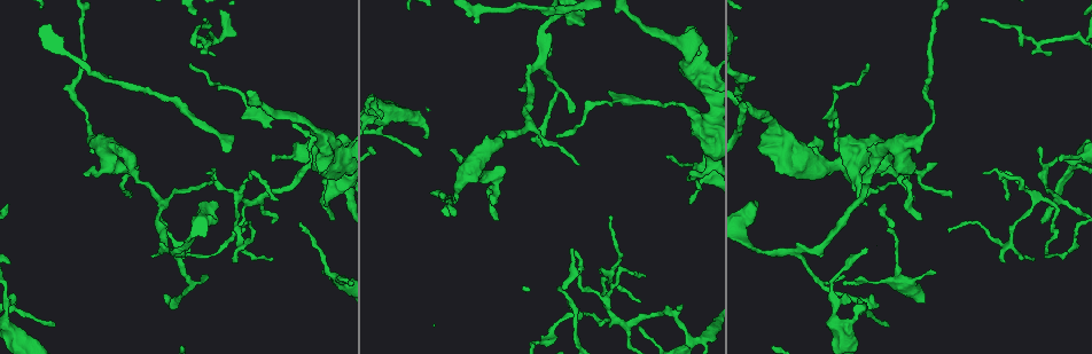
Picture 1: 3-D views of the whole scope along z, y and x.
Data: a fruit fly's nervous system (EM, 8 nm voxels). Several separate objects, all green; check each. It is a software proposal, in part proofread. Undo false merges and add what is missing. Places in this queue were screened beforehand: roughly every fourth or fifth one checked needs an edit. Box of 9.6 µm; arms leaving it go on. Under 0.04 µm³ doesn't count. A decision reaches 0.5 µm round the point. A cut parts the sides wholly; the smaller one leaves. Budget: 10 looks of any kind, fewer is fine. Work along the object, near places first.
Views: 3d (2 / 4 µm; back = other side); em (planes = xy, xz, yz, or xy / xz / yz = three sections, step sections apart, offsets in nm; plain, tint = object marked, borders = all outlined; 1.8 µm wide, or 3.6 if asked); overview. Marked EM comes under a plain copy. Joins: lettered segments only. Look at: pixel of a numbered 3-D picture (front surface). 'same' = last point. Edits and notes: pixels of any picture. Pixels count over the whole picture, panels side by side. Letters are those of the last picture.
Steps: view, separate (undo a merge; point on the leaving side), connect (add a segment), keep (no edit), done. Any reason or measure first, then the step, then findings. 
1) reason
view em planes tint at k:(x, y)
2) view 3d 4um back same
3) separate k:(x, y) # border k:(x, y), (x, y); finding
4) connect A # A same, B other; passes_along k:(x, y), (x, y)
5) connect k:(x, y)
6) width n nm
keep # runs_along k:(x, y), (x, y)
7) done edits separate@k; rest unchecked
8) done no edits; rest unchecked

branch stops here
view 3d 2um at 1:(381, 116)

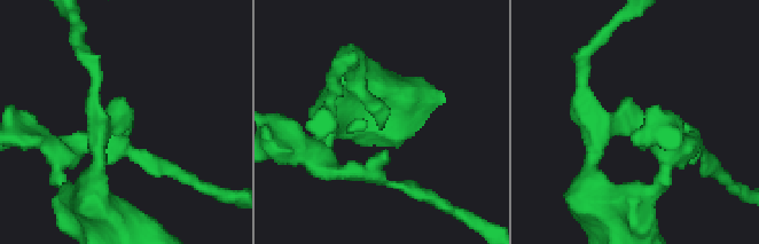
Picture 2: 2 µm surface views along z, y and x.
view em planes borders at 2:(642, 116)

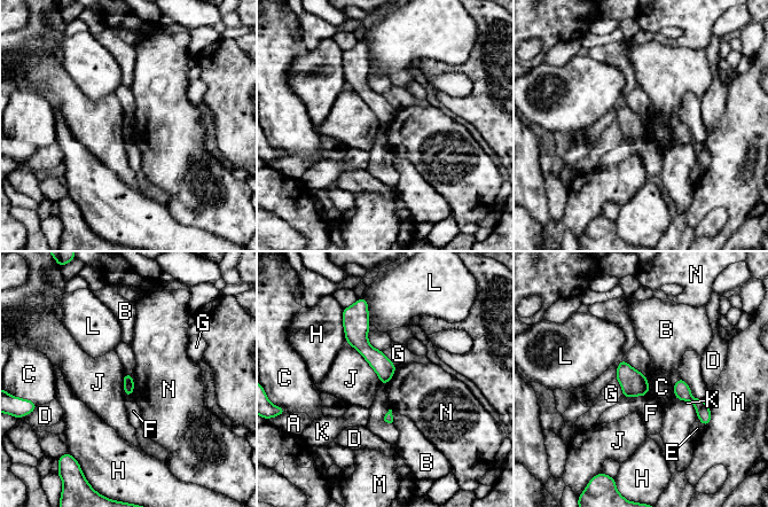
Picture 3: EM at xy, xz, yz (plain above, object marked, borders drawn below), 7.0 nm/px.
keep # A other, B other, C other, D other, E other, F other, G other, H other, J other, K other, L other, M other, N other; runs_along 3:(361, 316), (361, 344), (384, 381); no lettered segment goes on from it

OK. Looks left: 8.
branch stops here
view em yz step 16 borders at 1:(451, 150)

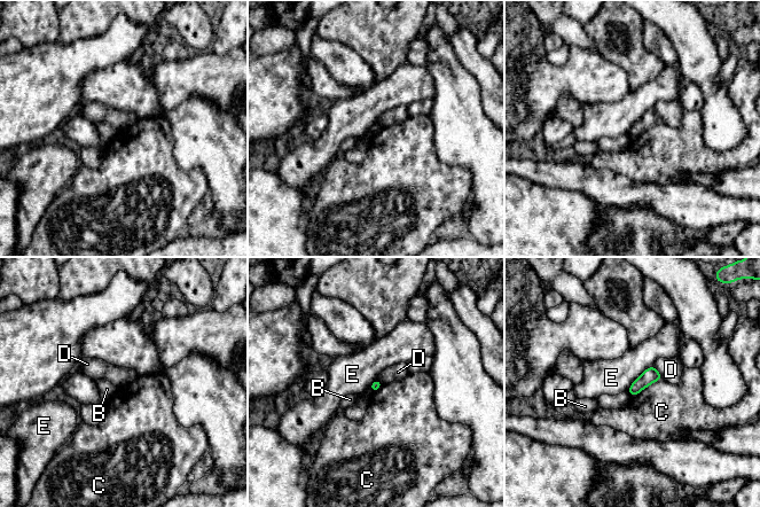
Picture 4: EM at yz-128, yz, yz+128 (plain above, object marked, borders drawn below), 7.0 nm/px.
cut it another way
view em planes borders same

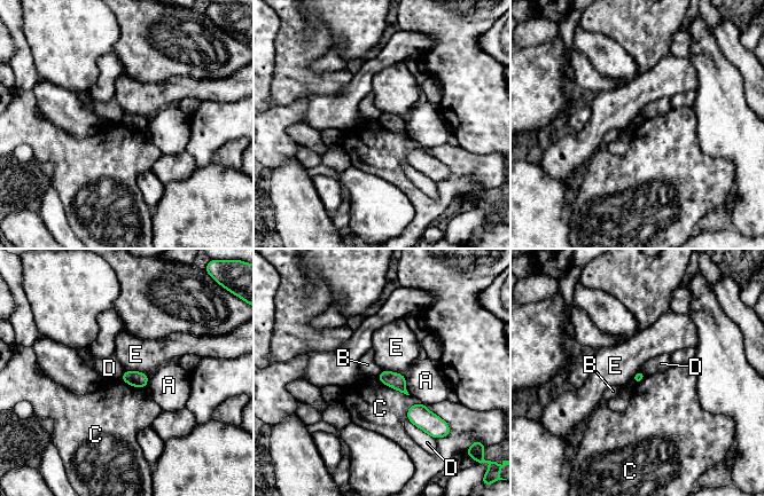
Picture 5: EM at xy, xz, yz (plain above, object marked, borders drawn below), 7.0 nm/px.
keep # A other, B other, C other, D other, E other; border 5:(380, 380), (408, 395); none of them fits

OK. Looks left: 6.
end of a long branch
view em 3.6um planes borders at 1:(213, 202)

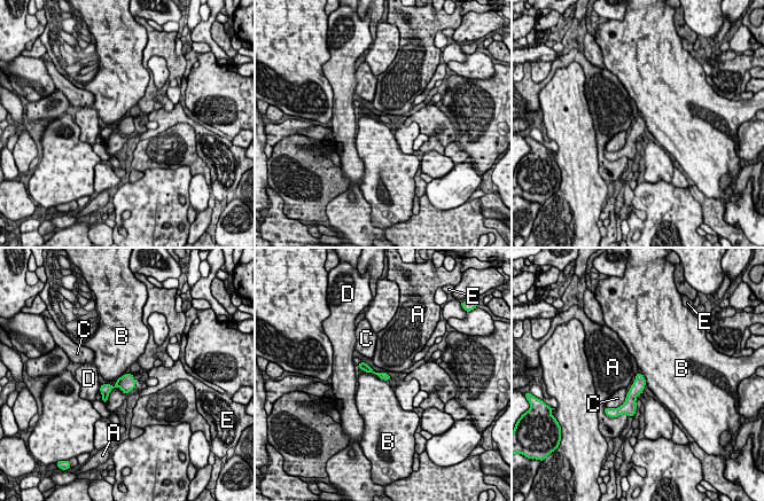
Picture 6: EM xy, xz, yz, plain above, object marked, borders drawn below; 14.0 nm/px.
keep # A other, B other, C other, D other, E other; border 6:(365, 370), (372, 372), (387, 381); no lettered segment goes on from it

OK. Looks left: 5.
tapers out
view 3d 4um at 1:(189, 63)

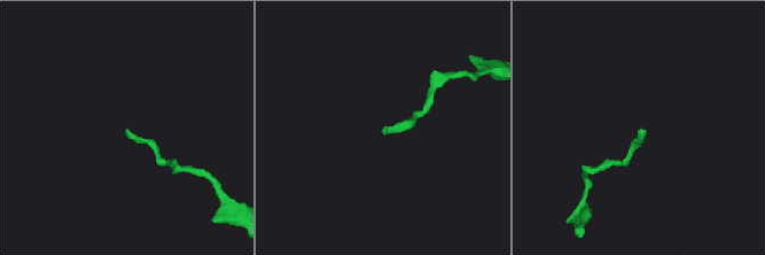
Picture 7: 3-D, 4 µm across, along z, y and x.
shape alone is not enough
view em xz step 8 tint at 7:(382, 132)

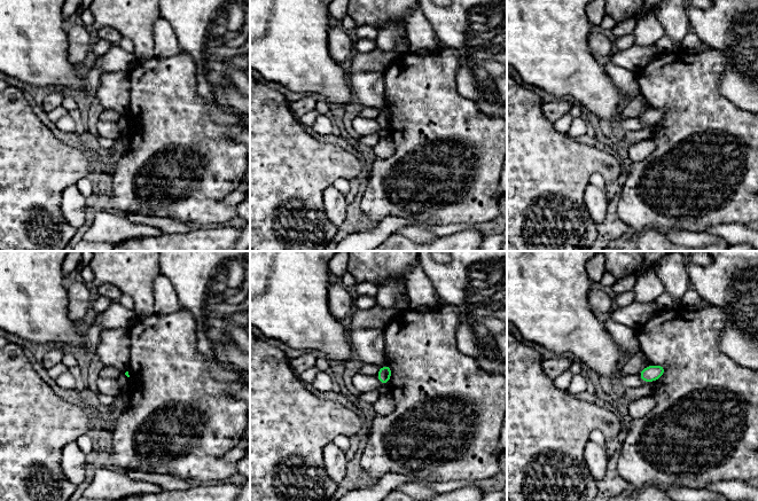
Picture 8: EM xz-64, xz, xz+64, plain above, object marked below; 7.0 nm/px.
view em planes borders same

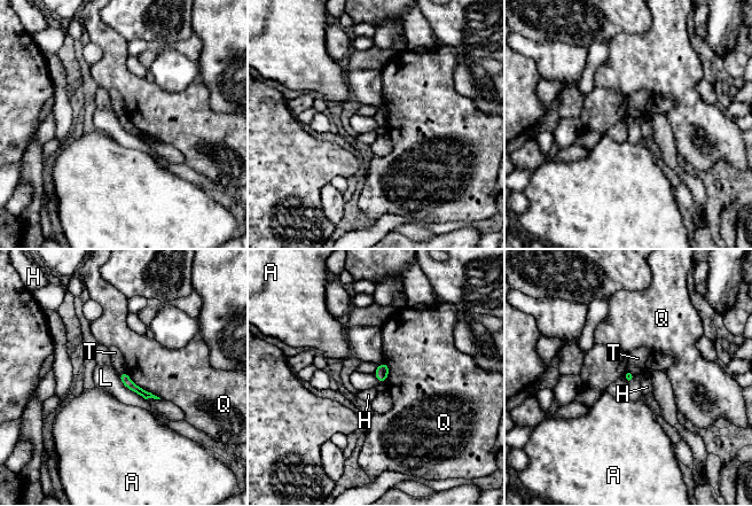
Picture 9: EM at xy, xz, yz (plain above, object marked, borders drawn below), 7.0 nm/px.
longest_contact Q 320 nm
keep # A other, H other, L other, Q other, T other; border 9:(118, 373), (119, 380), (145, 399); no lettered segment goes on from it

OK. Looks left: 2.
done no edits; rest unchecked

